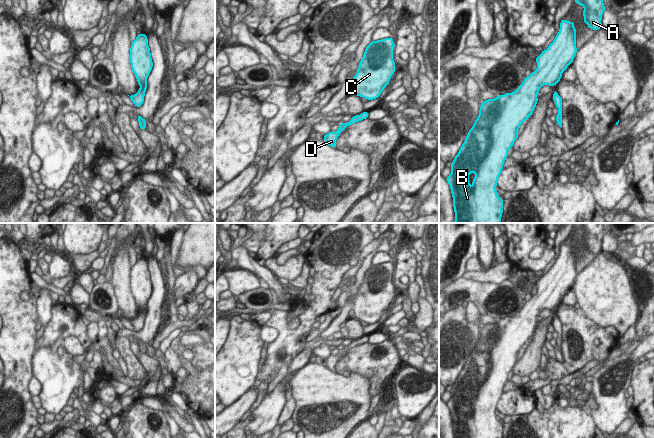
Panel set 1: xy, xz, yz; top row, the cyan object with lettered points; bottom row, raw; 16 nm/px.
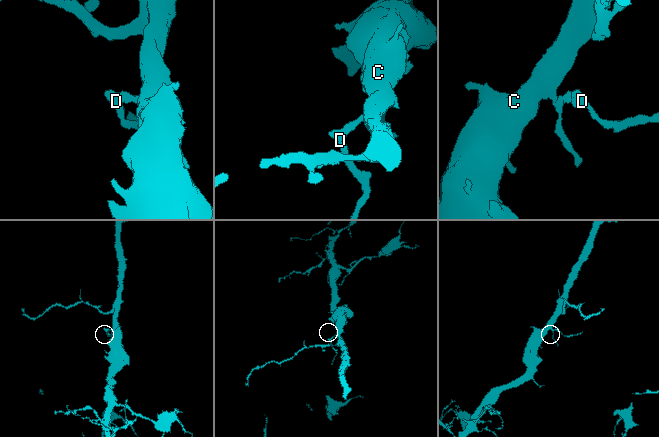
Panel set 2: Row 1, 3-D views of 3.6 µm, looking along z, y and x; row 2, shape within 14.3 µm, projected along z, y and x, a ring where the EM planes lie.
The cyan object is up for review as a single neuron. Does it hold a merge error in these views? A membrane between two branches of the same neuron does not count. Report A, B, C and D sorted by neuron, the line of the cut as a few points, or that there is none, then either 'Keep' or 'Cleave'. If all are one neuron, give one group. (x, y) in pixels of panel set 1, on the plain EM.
Groups: A B C D. No split. Keep

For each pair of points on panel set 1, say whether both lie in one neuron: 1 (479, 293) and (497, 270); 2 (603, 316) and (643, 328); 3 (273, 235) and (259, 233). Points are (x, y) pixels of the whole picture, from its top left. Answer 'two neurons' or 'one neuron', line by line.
1: two neurons
2: two neurons
3: two neurons

